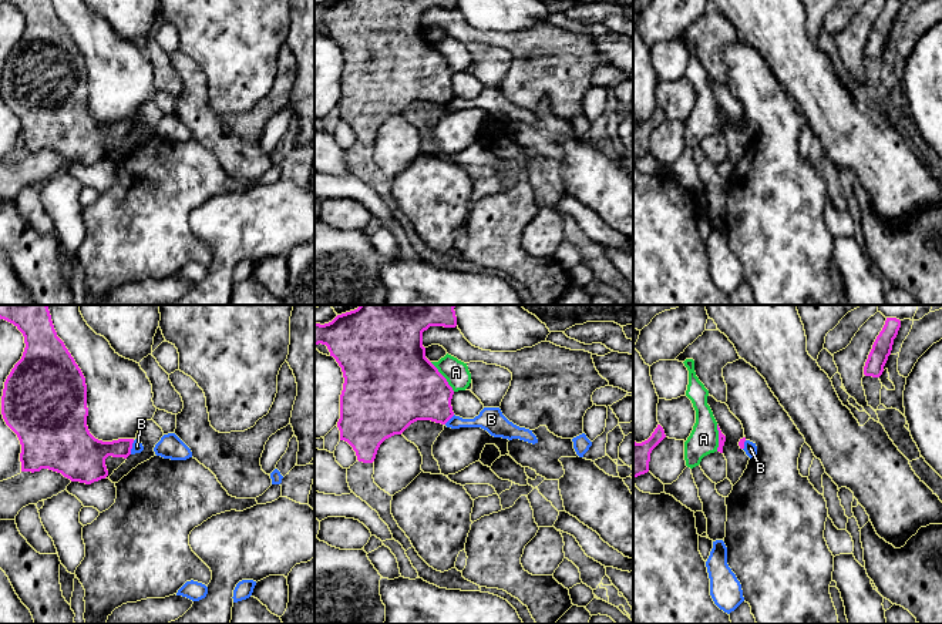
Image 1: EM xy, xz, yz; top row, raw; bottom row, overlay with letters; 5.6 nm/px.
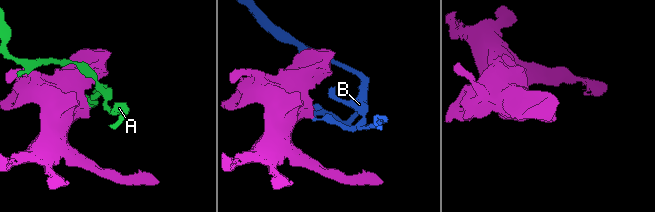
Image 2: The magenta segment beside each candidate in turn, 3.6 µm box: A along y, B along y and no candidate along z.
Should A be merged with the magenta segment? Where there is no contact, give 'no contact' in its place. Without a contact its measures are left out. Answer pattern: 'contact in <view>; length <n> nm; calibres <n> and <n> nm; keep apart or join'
contact in xz; length 220 nm; calibres 420 and 140 nm; keep apart

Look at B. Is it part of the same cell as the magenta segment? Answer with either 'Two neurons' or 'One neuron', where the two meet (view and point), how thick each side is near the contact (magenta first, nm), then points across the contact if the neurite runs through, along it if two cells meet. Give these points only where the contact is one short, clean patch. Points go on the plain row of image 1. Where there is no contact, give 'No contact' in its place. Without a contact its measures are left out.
Two neurons. Touches magenta at xy (131, 128). Thickness 200 nm (magenta) against 60 nm. Boundary: xy (134, 121), (130, 134)

